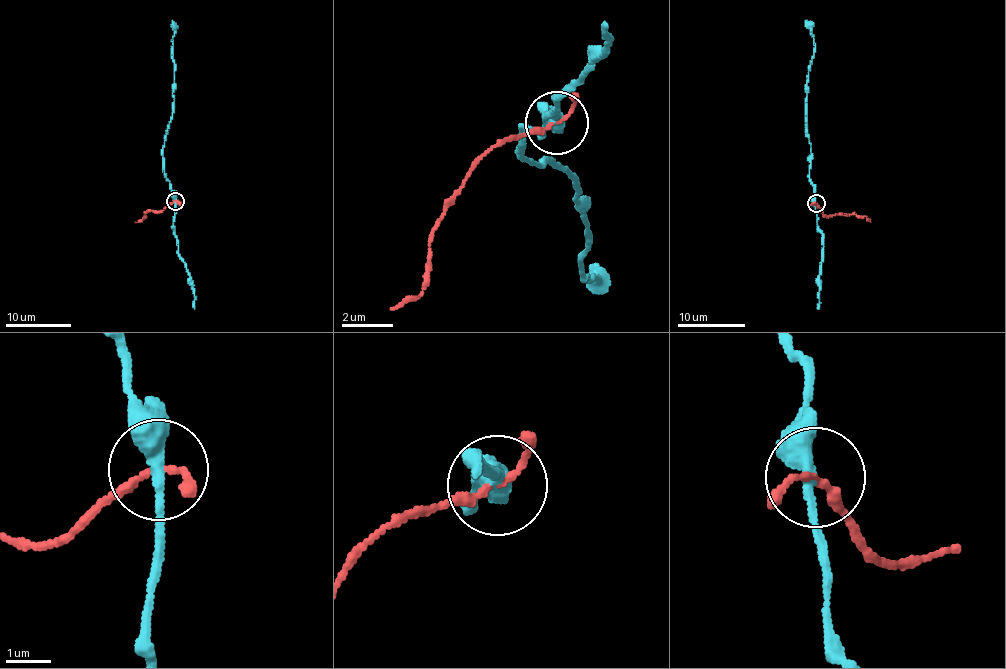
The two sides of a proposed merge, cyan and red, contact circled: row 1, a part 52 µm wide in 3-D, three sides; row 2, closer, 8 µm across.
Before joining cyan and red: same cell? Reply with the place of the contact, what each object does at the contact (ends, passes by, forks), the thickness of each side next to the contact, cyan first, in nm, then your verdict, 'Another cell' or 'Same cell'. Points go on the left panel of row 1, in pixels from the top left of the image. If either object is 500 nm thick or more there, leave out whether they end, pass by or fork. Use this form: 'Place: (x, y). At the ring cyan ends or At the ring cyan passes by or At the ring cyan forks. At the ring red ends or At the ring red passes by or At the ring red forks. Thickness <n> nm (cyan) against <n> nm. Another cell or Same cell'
Place: (175, 201). At the ring cyan passes by. At the ring red passes by. Thickness 320 nm (cyan) against 140 nm. Another cell

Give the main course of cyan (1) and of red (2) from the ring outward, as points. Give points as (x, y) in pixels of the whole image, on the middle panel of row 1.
1: (555, 122), (541, 135), (523, 125), (524, 159), (576, 182), (585, 218), (586, 282), (596, 282), (591, 268)
2: (555, 122), (496, 145), (434, 231), (427, 285), (388, 307)

